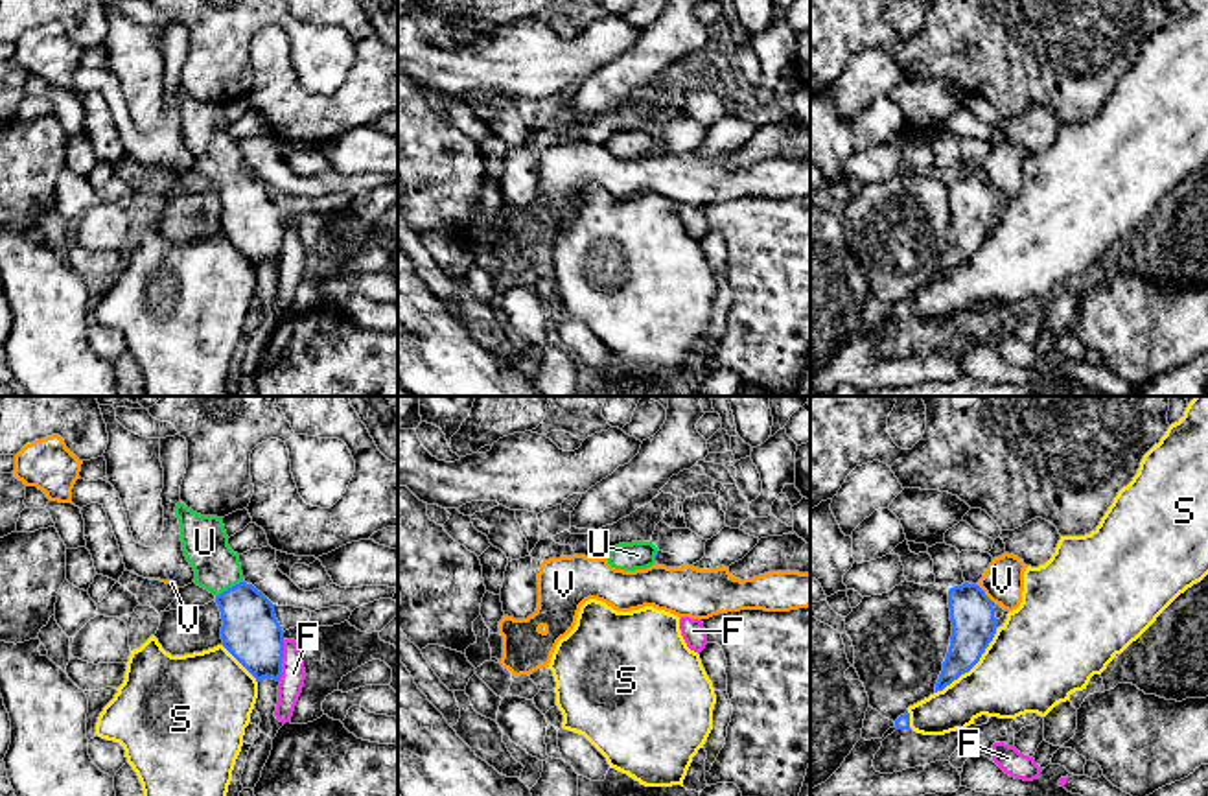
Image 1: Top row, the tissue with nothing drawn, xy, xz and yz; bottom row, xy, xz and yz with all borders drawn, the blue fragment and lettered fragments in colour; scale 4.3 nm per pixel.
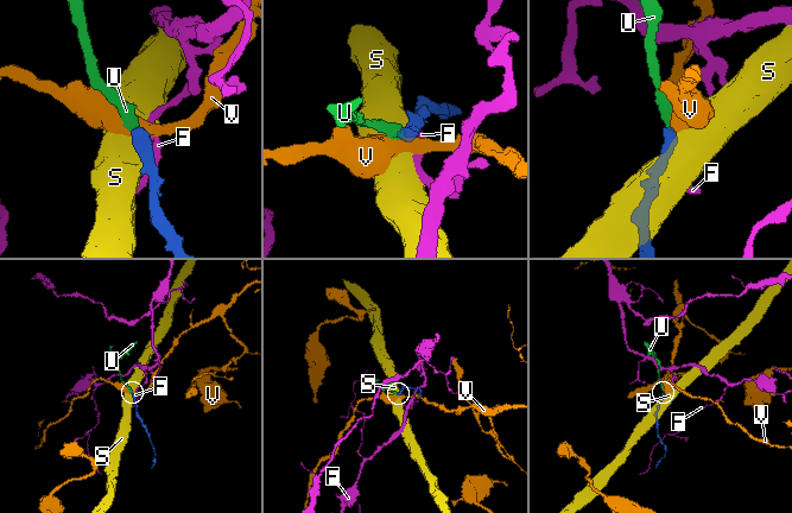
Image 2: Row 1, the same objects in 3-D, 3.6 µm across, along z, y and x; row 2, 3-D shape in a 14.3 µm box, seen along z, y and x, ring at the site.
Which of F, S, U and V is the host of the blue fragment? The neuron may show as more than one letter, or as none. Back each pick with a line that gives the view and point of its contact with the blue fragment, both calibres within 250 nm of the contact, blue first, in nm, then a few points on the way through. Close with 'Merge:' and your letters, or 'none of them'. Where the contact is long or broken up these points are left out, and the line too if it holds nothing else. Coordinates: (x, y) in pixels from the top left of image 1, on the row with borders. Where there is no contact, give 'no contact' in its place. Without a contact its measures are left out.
U: contact xy (229, 588); calibres 260 and 200 nm; way xy (251, 632), (249, 618), (229, 588), (205, 542)
Merge: U

